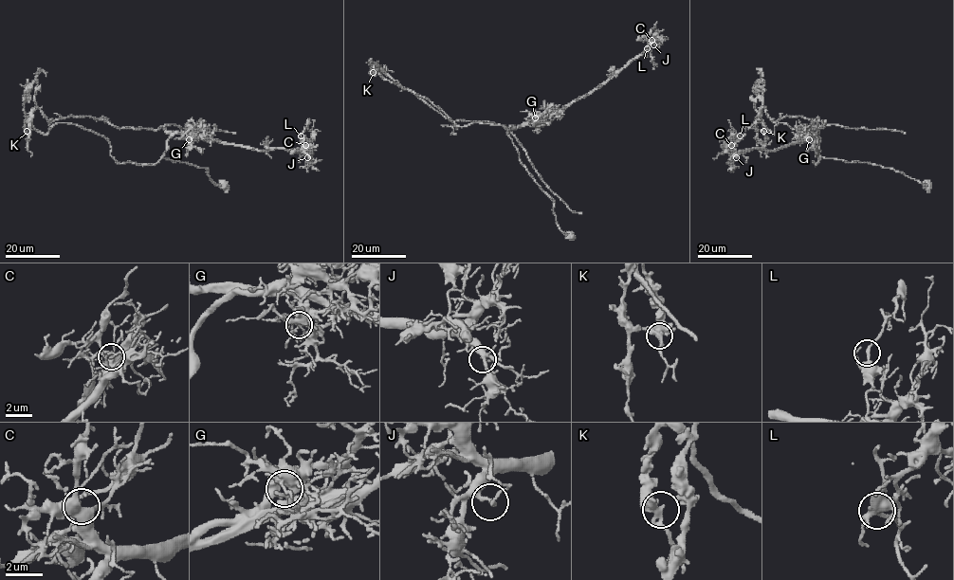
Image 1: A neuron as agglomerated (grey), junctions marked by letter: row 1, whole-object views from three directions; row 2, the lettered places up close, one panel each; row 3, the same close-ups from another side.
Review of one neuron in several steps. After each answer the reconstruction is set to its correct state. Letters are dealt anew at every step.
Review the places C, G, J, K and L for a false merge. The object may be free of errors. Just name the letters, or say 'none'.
G

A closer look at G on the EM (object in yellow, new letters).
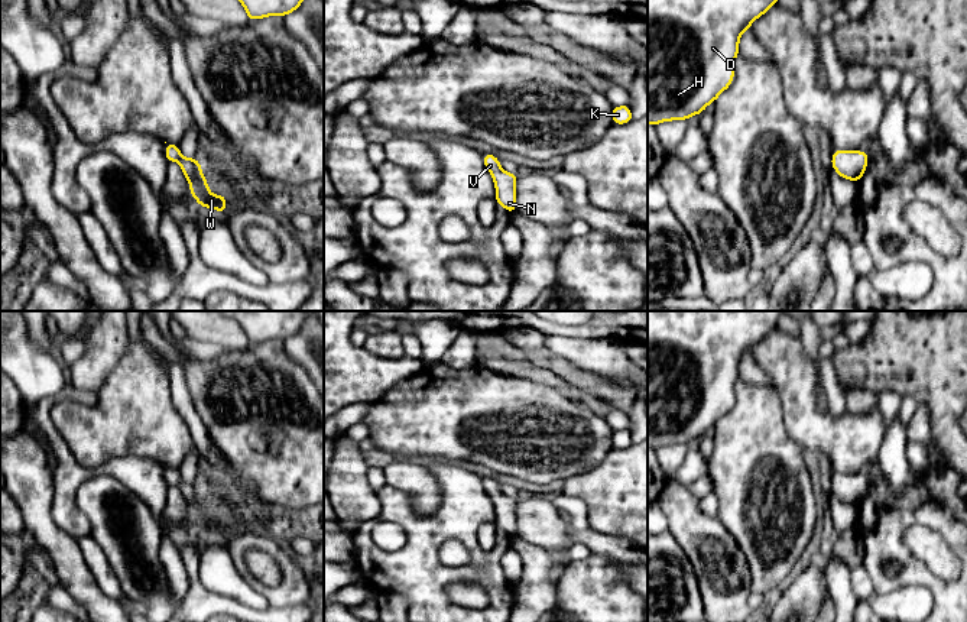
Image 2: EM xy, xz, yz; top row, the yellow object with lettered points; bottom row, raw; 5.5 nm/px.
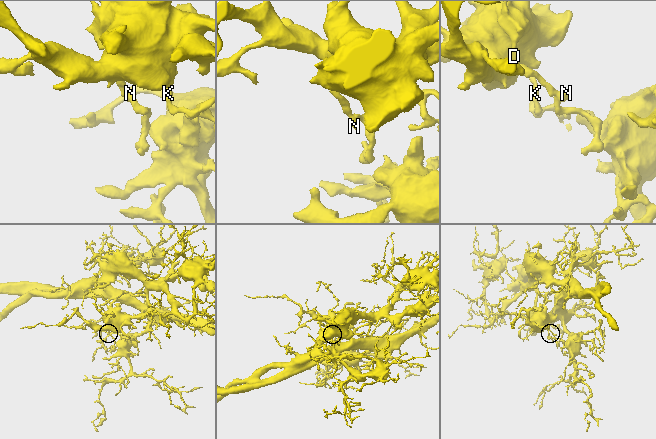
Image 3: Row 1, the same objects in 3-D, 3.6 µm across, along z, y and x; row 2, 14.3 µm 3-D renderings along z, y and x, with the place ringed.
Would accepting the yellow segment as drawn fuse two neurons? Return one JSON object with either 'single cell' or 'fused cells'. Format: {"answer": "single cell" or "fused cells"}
{"answer": "fused cells"}

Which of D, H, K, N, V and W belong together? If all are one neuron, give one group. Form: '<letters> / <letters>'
D H K V / N W

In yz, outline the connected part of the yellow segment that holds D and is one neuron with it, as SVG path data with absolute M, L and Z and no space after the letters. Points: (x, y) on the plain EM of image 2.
M648 311L648 447L688 444L727 414L744 354L778 327L783 311Z

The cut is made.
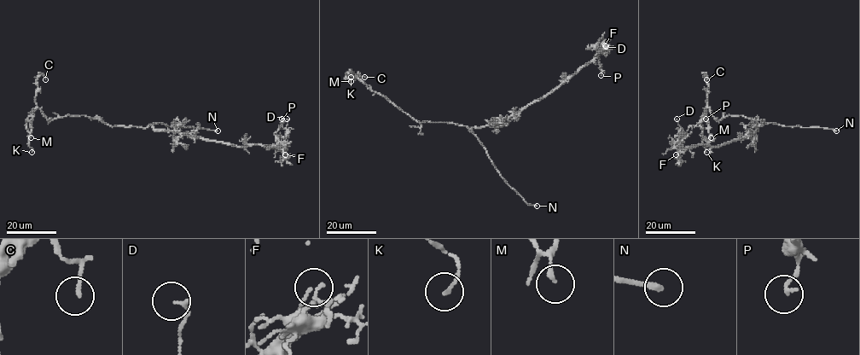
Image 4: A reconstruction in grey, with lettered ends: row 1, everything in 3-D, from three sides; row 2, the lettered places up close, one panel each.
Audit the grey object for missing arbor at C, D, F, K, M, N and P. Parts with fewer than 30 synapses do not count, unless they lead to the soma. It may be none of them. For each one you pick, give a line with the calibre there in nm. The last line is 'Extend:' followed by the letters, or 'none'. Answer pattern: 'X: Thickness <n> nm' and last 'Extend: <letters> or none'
N: Thickness 240 nm
Extend: N

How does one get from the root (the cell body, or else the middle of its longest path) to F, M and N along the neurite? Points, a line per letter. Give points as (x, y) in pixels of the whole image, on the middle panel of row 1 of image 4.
F: (476, 127), (514, 116), (554, 91), (587, 65), (605, 45)
M: (476, 127), (469, 129), (451, 123), (421, 122), (384, 96), (373, 91), (355, 76), (346, 78), (351, 81)
N: (476, 127), (473, 128), (473, 134), (500, 176), (527, 203), (537, 206)

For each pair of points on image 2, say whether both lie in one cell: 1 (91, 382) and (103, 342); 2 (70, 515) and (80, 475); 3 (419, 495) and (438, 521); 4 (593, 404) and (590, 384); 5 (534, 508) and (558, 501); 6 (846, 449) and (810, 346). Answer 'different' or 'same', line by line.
1: same
2: same
3: different
4: different
5: different
6: different

